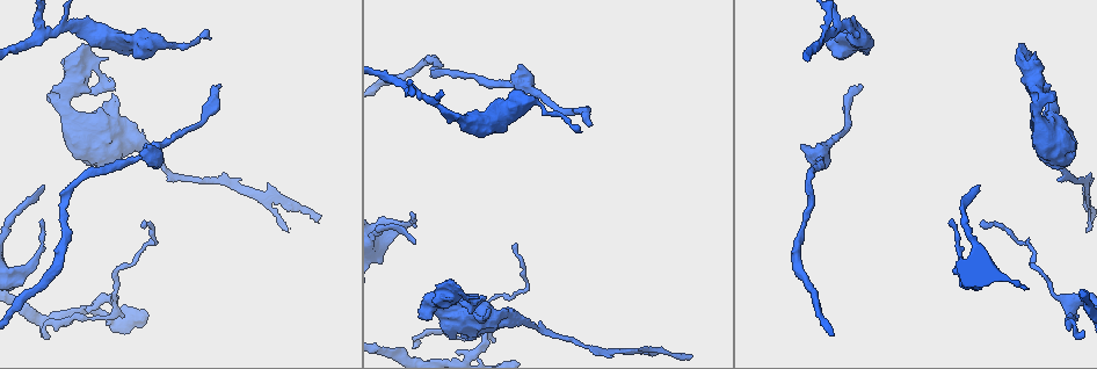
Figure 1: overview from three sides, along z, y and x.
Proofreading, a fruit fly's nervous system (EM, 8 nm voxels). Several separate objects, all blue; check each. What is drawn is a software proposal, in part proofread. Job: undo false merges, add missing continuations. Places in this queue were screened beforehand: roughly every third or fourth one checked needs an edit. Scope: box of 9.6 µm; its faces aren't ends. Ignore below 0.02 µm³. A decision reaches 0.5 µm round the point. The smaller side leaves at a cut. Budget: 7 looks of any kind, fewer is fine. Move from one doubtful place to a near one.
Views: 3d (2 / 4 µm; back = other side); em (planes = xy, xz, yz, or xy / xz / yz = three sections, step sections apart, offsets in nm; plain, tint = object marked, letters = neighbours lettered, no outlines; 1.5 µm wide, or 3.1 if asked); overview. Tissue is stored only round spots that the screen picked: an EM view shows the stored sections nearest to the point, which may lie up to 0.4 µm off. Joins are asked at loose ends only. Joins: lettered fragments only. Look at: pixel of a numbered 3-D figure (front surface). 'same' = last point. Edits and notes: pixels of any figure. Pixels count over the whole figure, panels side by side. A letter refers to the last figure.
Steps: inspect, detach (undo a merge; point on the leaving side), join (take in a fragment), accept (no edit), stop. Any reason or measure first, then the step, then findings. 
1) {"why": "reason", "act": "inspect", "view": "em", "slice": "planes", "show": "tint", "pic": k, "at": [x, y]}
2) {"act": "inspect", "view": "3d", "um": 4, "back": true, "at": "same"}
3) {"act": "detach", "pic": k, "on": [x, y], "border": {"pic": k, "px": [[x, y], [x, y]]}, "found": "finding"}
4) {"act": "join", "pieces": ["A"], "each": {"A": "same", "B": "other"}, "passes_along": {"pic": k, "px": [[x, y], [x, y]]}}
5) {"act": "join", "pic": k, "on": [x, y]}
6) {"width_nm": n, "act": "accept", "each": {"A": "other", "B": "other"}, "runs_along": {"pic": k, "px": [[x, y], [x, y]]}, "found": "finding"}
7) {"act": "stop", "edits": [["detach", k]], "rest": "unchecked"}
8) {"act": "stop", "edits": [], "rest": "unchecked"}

{"why": "sudden change in width", "act": "inspect", "view": "3d", "um": 2, "pic": 1, "at": [138, 157]}

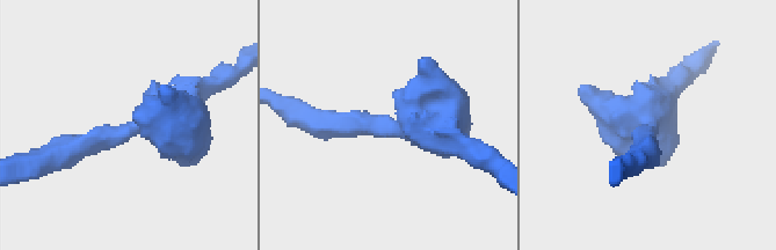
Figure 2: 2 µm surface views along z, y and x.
{"act": "inspect", "view": "em", "slice": "planes", "show": "tint", "pic": 2, "at": [393, 124]}

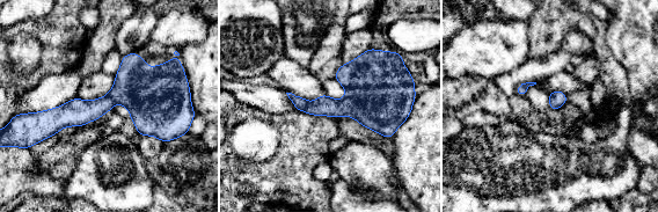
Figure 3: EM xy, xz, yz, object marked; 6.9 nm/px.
{"act": "inspect", "view": "em", "slice": "planes", "show": "letters", "at": "same"}

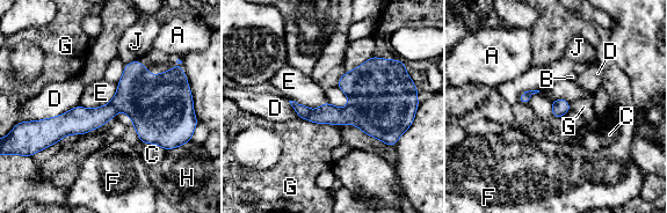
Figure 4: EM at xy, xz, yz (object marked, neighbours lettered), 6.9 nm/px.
{"width_nm": 120, "act": "accept", "each": {"A": "other", "B": "other", "C": "other", "D": "other", "E": "other", "F": "other", "G": "other", "H": "other", "J": "other"}, "found": "all the same neuron"}

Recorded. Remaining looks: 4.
{"why": "thin end", "act": "inspect", "view": "3d", "um": 4, "pic": 1, "at": [581, 131]}

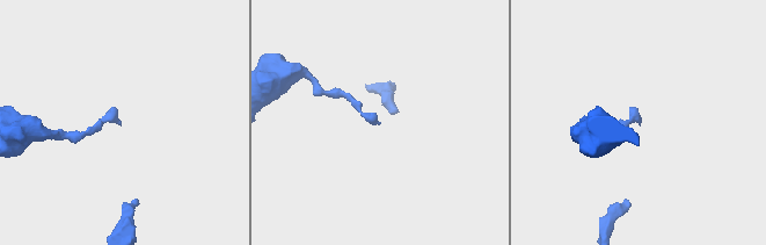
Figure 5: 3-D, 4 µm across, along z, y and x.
{"why": "shape alone is not enough", "act": "inspect", "view": "em", "slice": "xy", "step": 8, "show": "tint", "pic": 5, "at": [120, 124]}

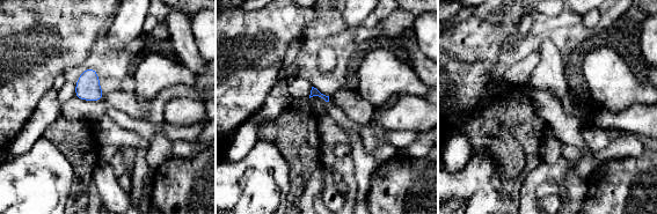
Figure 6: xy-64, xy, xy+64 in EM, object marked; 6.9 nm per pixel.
{"why": "another direction", "act": "inspect", "view": "em", "slice": "planes", "show": "letters", "at": "same"}

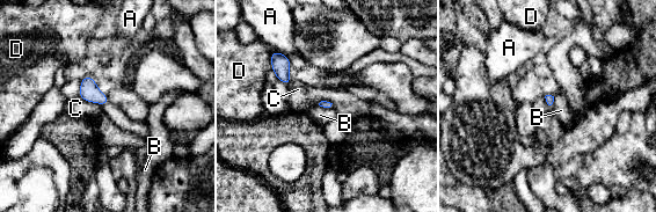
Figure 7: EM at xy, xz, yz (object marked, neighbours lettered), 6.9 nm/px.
{"longest_contact_nm": ["D", 140], "act": "accept", "each": {"A": "other", "B": "other", "C": "other", "D": "other"}, "found": "none of them fits"}

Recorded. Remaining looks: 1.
{"act": "stop", "edits": [], "rest": "unchecked"}

